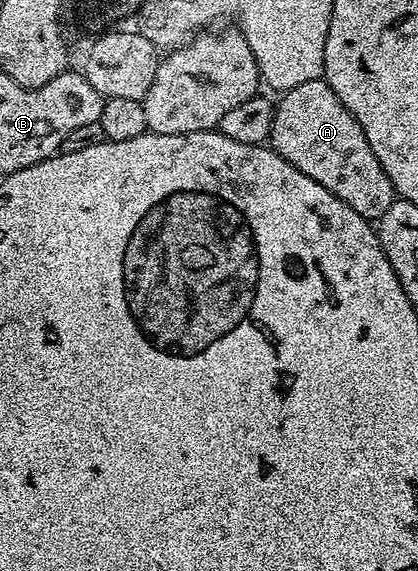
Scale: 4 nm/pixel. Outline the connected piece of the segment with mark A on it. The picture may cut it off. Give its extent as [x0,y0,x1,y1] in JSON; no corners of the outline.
[268,79,396,222]

